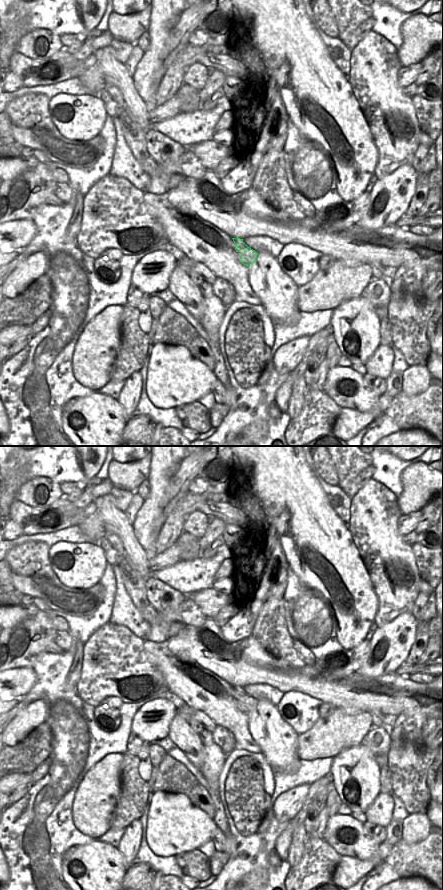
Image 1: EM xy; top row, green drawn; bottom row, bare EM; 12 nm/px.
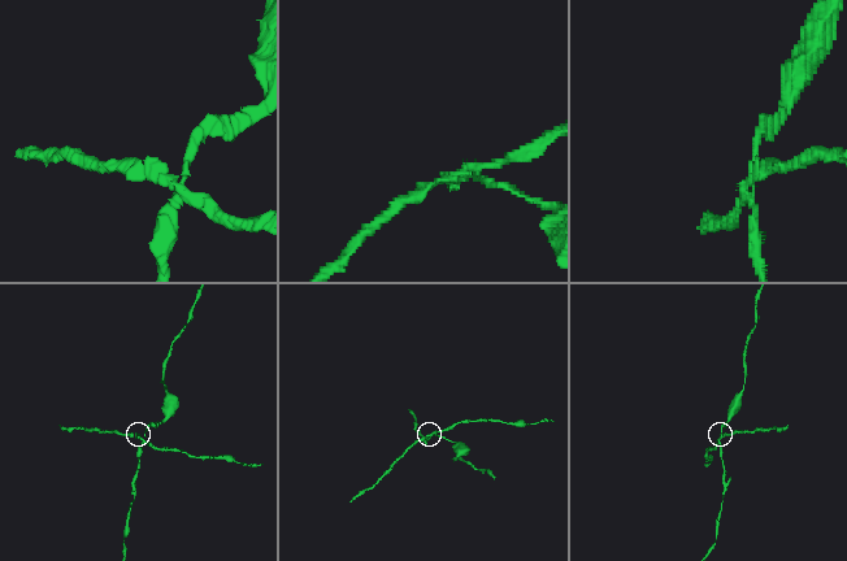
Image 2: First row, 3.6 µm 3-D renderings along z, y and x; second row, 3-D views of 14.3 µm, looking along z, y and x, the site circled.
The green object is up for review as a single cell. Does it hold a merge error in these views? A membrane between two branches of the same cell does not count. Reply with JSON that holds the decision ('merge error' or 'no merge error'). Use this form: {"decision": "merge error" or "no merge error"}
{"decision": "merge error"}

